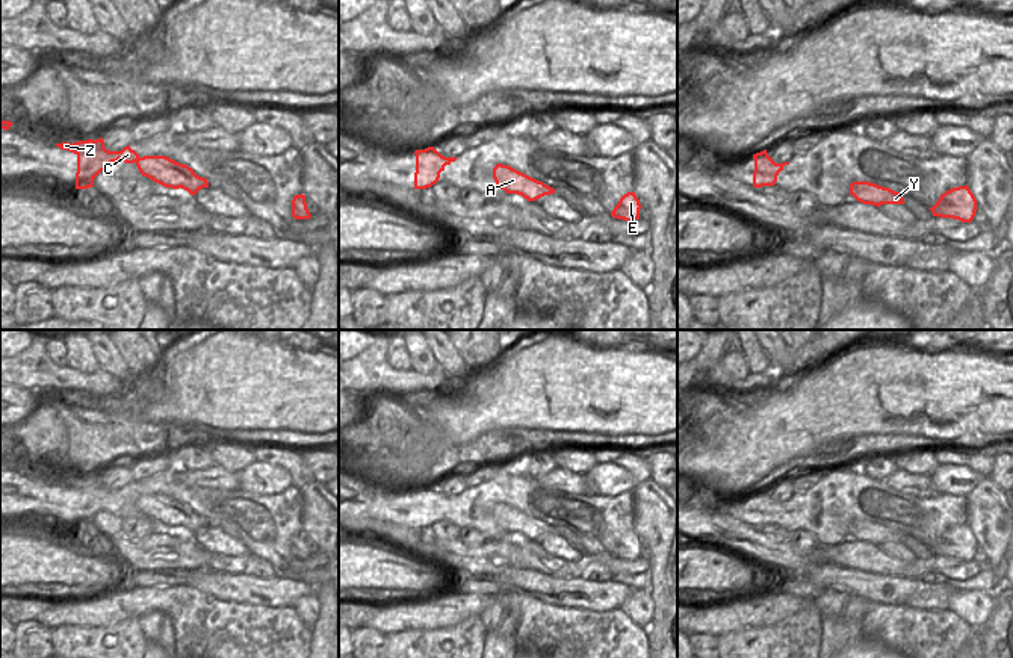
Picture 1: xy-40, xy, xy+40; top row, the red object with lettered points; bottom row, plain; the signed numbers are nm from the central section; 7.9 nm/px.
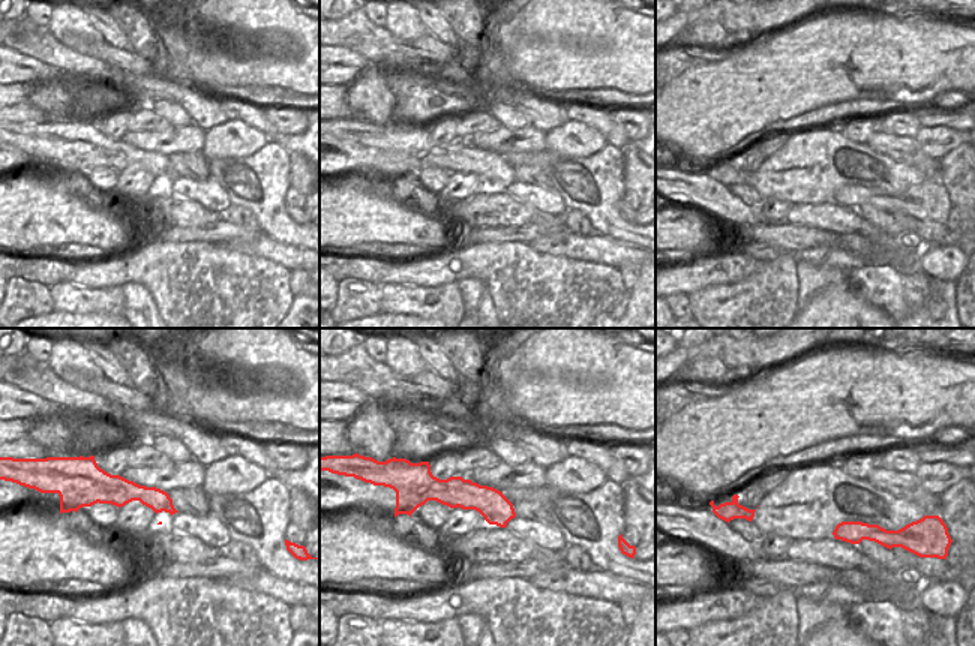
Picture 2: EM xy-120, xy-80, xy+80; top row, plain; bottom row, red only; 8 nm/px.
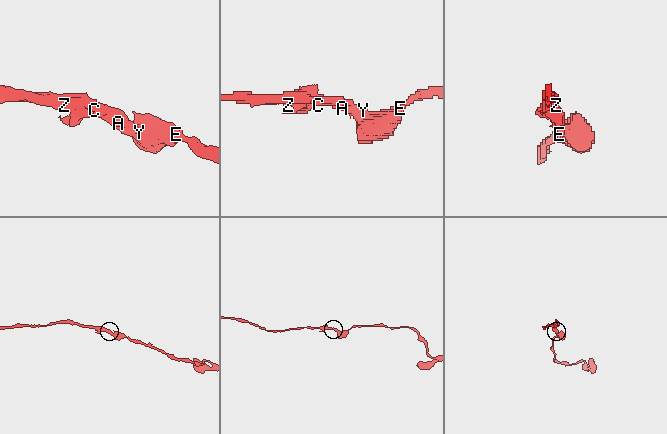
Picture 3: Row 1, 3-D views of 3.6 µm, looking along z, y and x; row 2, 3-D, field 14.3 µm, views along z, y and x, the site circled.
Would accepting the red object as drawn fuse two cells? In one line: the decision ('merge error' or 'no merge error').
no merge error

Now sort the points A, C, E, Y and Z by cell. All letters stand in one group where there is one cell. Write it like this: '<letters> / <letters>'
A C E Y Z

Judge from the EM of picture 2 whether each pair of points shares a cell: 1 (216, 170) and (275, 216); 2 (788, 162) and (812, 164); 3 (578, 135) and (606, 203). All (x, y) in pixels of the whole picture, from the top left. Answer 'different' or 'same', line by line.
1: same
2: same
3: different

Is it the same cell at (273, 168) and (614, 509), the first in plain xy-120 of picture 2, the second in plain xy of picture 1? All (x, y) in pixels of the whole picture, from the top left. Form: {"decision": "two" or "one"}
{"decision": "one"}

